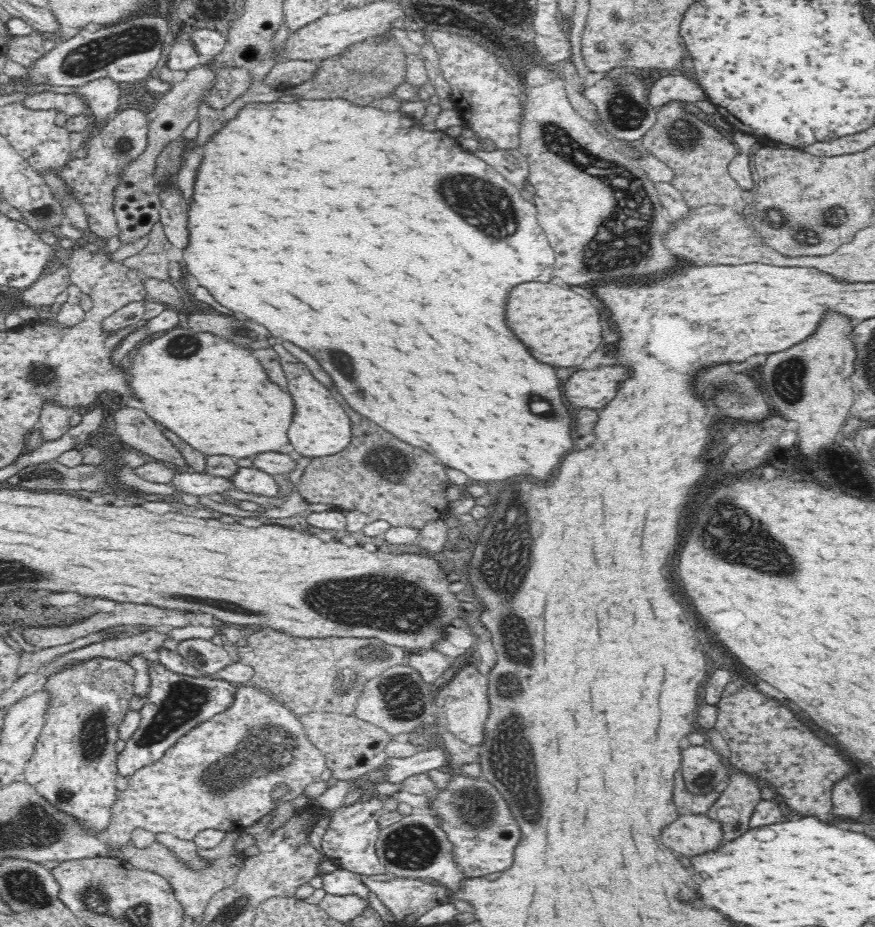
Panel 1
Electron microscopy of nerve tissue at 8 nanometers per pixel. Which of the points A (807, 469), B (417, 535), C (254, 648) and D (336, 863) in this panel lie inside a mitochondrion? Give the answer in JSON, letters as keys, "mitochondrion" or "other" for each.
{"A":"other","B":"other","C":"other","D":"other"}

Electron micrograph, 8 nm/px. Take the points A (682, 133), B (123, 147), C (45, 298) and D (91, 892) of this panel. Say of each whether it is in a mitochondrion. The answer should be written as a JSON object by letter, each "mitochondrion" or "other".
{"A":"mitochondrion","B":"mitochondrion","C":"other","D":"mitochondrion"}

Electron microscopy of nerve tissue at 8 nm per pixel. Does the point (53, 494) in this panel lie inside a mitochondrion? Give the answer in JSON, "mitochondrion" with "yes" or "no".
{"mitochondrion":"no"}

